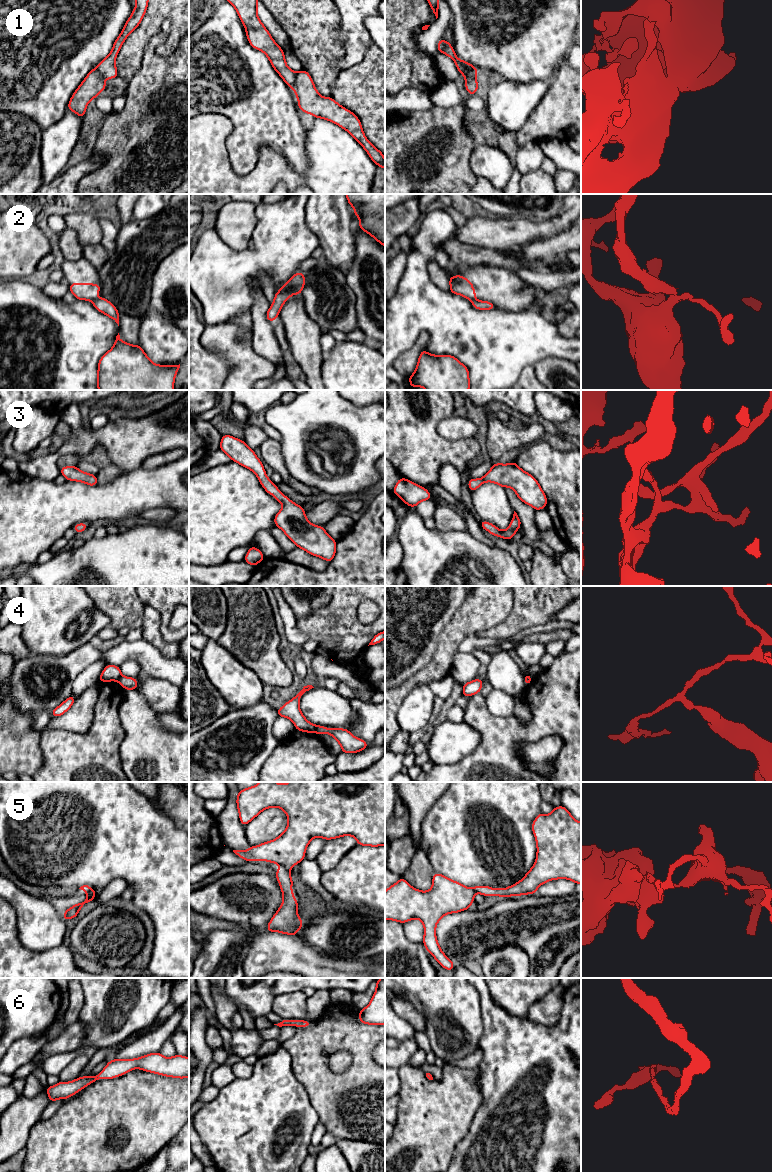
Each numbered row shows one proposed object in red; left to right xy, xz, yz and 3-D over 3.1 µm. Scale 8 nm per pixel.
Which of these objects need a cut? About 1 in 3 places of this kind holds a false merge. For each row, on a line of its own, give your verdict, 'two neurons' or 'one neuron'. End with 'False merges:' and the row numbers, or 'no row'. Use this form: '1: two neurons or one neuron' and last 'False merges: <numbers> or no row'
1: one neuron
2: two neurons
3: one neuron
4: two neurons
5: two neurons
6: one neuron
False merges: 2, 4, 5

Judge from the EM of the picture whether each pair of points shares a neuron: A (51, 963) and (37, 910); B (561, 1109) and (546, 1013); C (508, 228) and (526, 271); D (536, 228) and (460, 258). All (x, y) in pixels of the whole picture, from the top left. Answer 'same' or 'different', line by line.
A: different
B: different
C: different
D: same

